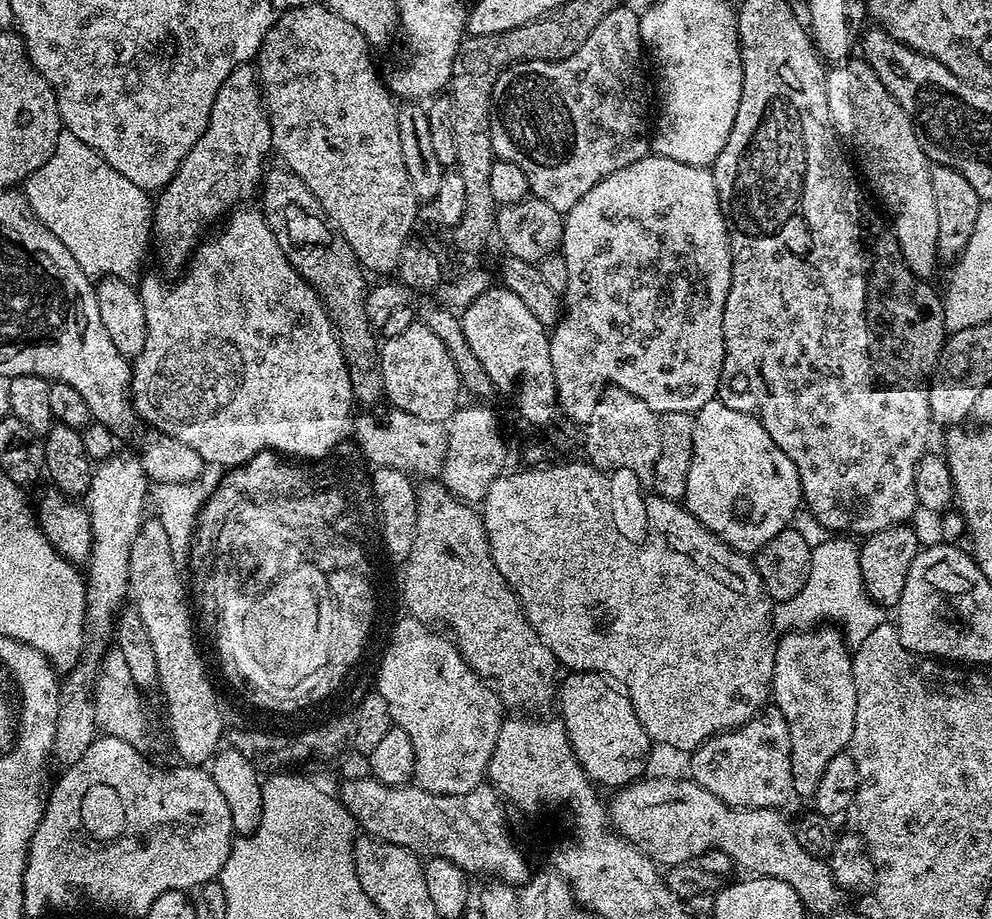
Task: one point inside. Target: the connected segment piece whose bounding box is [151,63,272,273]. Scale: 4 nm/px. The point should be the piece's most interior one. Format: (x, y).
(226, 166)

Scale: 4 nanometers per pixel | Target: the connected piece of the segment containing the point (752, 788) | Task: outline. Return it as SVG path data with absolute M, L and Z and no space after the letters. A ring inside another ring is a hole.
M765 707L742 727L730 732L719 732L705 740L691 753L691 779L702 785L714 798L726 802L730 808L783 809L788 799L793 799L792 751L790 726L782 718L782 710Z

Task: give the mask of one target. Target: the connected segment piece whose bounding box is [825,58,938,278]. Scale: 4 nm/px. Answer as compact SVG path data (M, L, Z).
M852 58L840 62L827 73L826 102L830 106L832 125L836 127L836 135L849 149L856 151L855 159L865 168L863 179L868 179L867 187L872 187L871 195L881 200L888 207L890 227L896 237L902 258L906 266L910 266L913 274L921 278L931 277L931 272L938 265L936 242L938 240L938 210L934 207L934 186L930 186L930 161L928 156L918 146L918 138L914 134L914 126L910 126L910 118L898 106L898 102L888 93L886 86L874 74L869 64Z

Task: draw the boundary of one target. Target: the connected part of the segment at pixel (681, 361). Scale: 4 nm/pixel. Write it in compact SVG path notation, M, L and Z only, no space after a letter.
M649 154L622 170L614 170L598 186L582 194L578 202L564 216L564 237L560 242L566 262L567 283L562 294L563 315L550 332L550 362L554 366L556 398L563 415L587 426L600 401L600 393L611 386L621 388L646 402L650 410L662 412L696 413L706 402L717 399L720 390L720 375L724 361L724 335L722 314L726 310L726 294L732 277L732 251L728 241L728 227L720 209L720 199L711 167L686 162L674 162L674 158Z

